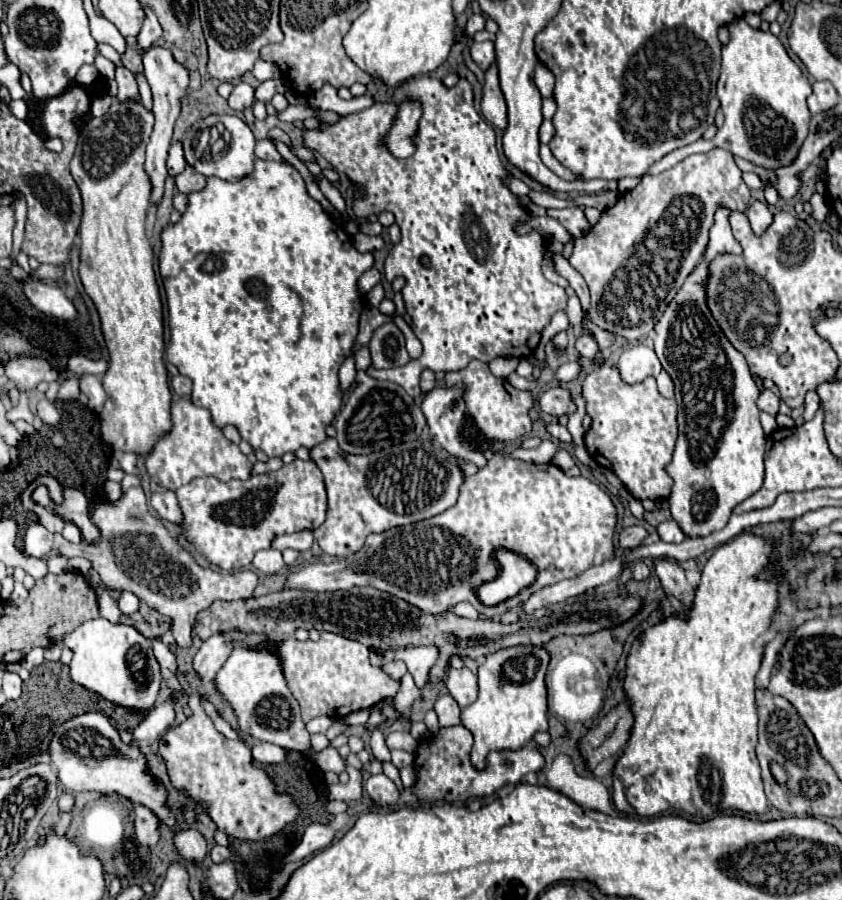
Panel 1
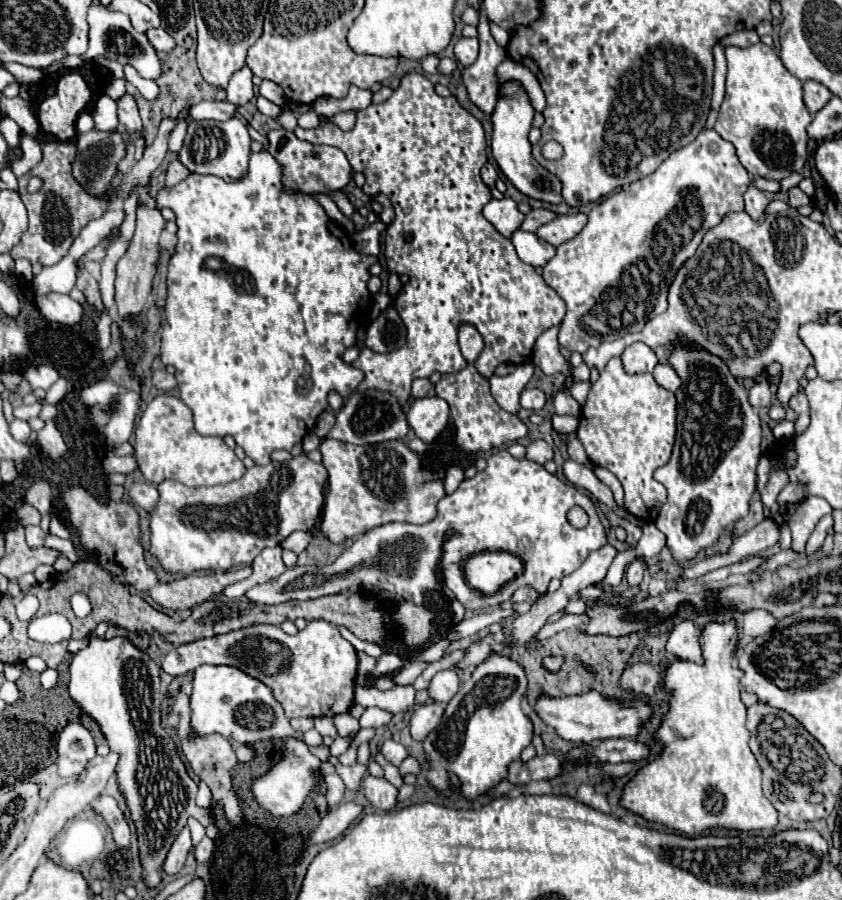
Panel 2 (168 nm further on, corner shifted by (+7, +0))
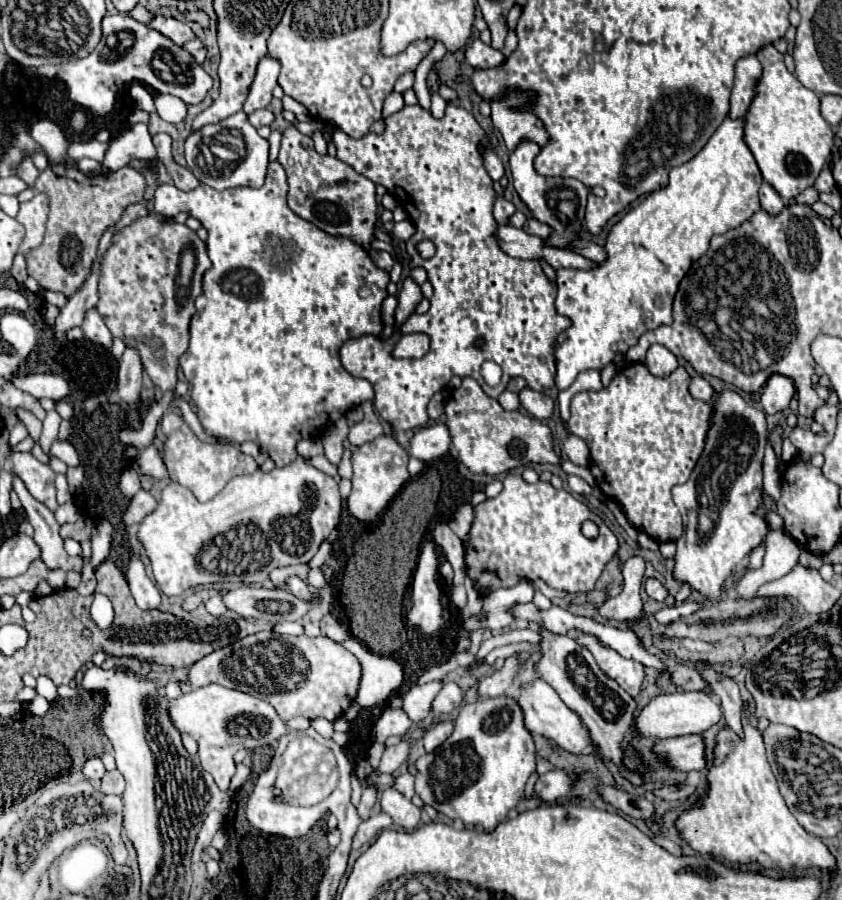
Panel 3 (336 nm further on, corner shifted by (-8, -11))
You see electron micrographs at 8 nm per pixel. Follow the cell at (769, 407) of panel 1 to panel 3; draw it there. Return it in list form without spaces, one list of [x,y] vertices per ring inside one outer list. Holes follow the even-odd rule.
[[[773,374],[761,394],[761,406],[765,410],[765,414],[777,414],[783,412],[785,408],[789,408],[789,402],[795,394],[795,386],[791,382],[791,378],[781,376],[781,374]]]

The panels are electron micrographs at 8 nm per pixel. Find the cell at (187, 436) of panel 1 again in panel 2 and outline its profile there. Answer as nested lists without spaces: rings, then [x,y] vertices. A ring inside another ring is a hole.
[[[164,393],[146,407],[134,437],[134,455],[138,467],[144,479],[154,485],[160,485],[164,479],[174,479],[188,487],[220,485],[236,481],[246,473],[244,463],[224,443],[222,437],[206,437],[194,429],[192,409],[174,395]]]

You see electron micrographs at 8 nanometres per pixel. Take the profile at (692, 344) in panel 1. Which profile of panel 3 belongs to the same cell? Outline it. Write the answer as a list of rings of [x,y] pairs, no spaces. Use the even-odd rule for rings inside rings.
[[[725,390],[723,394],[715,394],[711,402],[715,406],[715,414],[707,434],[705,452],[699,458],[689,482],[681,486],[673,486],[673,502],[679,508],[685,524],[685,532],[681,540],[677,540],[673,578],[681,584],[689,584],[691,590],[697,590],[699,594],[703,594],[707,600],[713,600],[715,604],[723,600],[725,580],[731,576],[735,566],[751,550],[755,550],[767,536],[765,520],[755,514],[755,508],[763,502],[761,462],[763,462],[765,444],[767,444],[767,424],[765,424],[765,414],[759,408],[745,404],[745,400],[737,392]]]

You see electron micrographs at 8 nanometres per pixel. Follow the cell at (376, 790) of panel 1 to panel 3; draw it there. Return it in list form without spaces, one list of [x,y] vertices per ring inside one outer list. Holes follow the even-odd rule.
[[[387,788],[381,794],[379,804],[381,804],[381,810],[393,818],[395,826],[405,828],[405,830],[415,830],[419,826],[421,810],[395,788]]]

